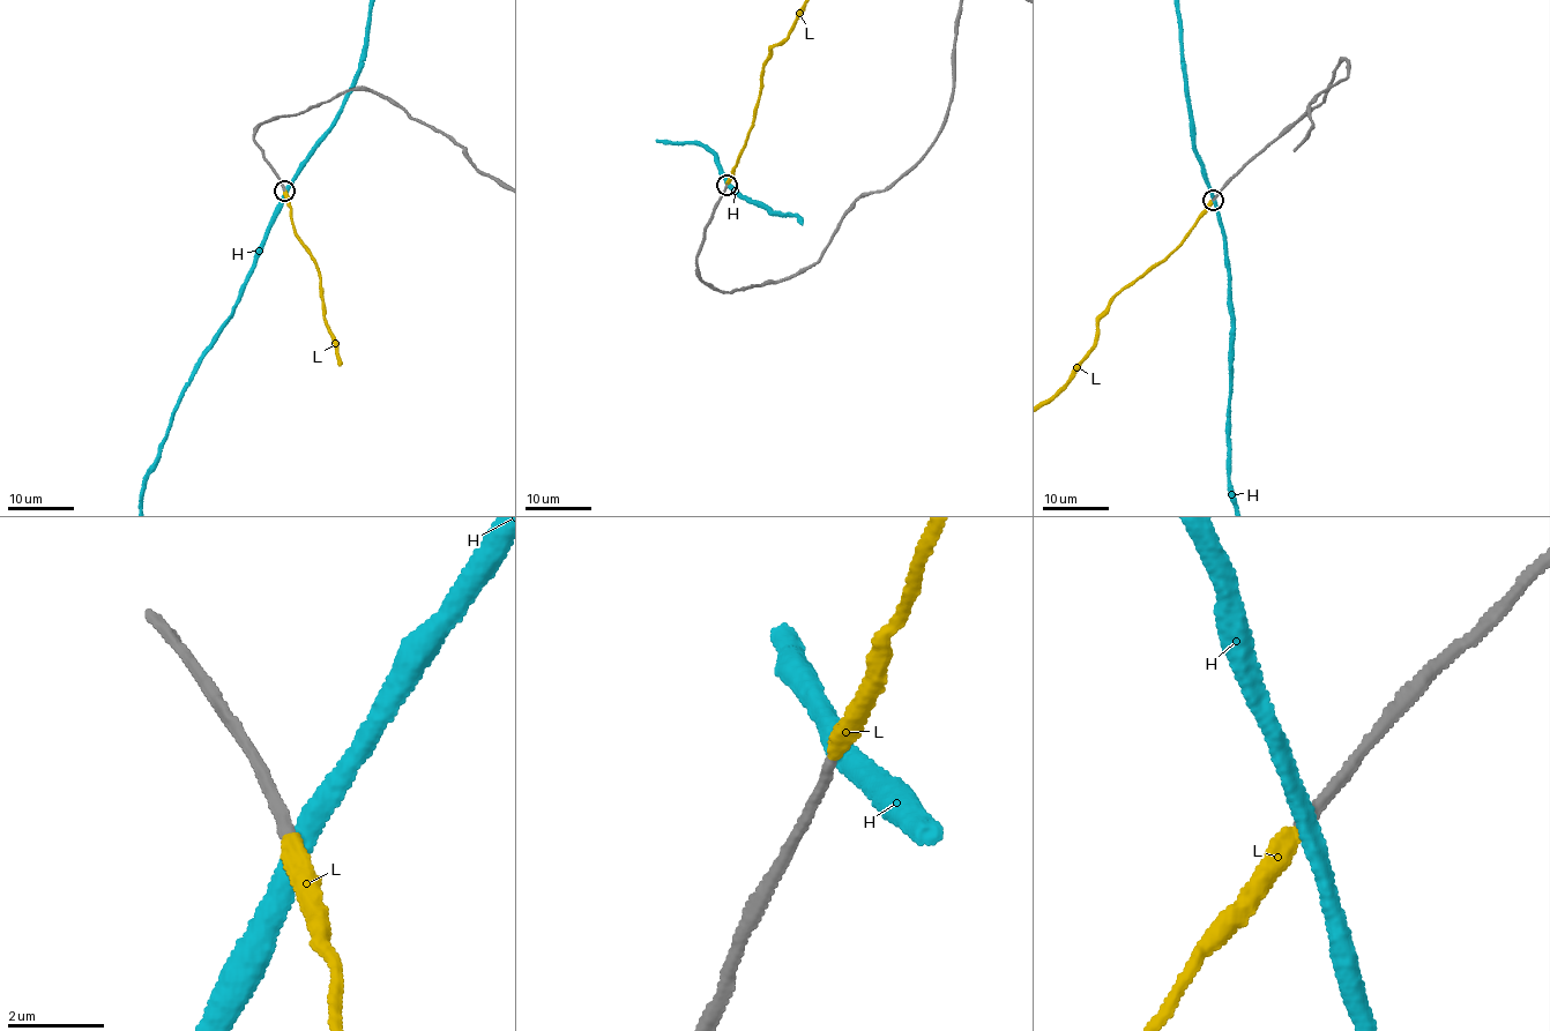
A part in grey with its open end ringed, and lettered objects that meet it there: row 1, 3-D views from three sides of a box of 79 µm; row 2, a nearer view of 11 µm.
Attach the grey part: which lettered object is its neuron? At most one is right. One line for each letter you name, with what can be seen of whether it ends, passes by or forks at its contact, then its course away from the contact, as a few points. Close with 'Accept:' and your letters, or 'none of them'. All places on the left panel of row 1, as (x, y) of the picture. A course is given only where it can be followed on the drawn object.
L: it ends
Accept: L

